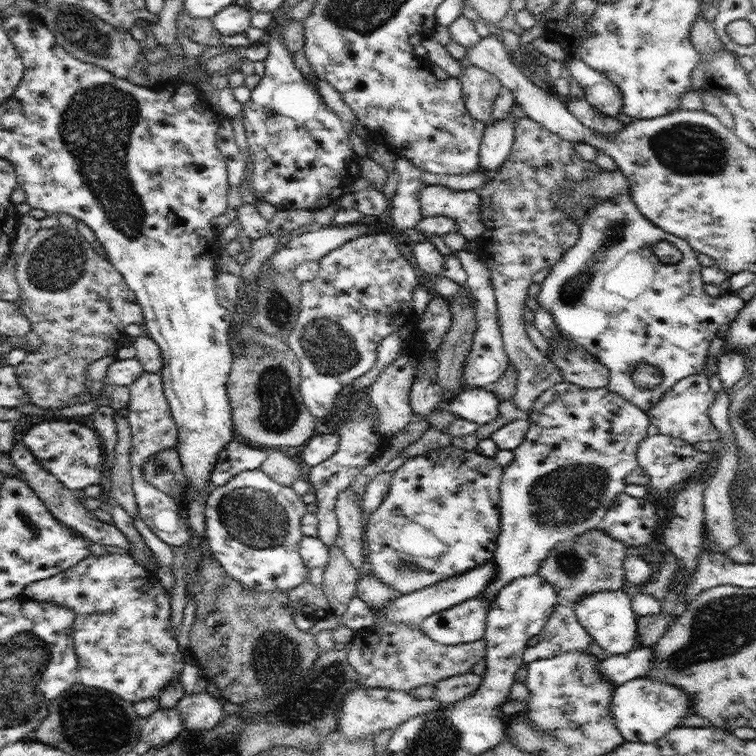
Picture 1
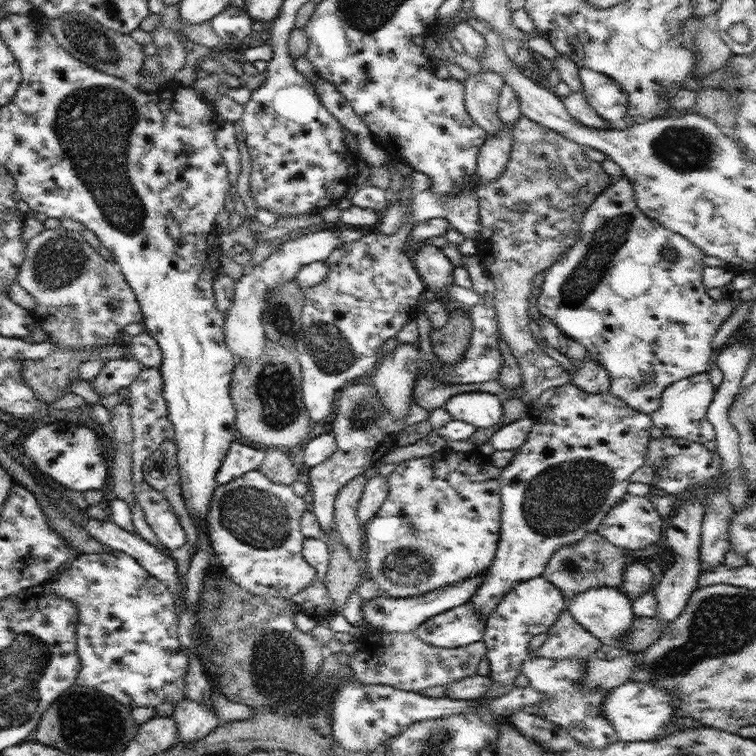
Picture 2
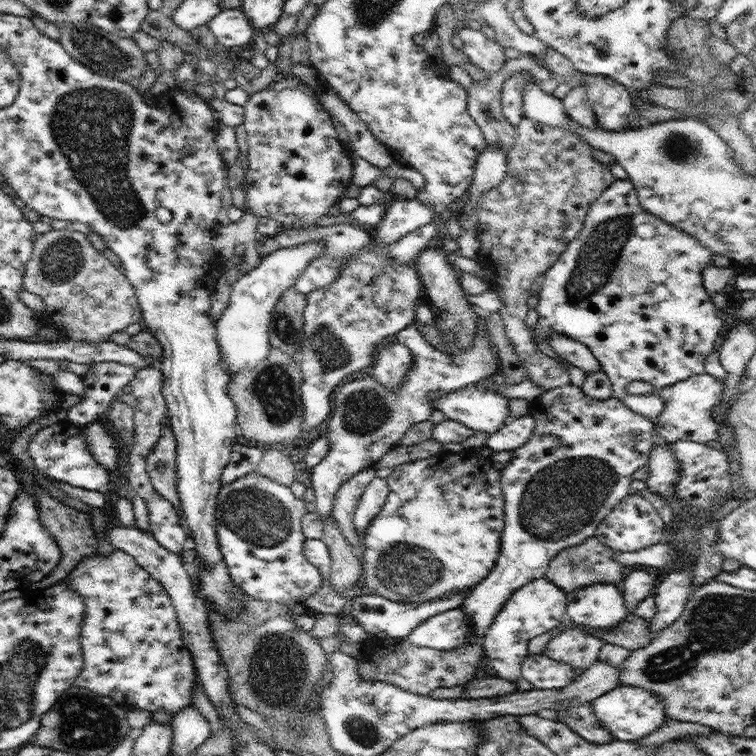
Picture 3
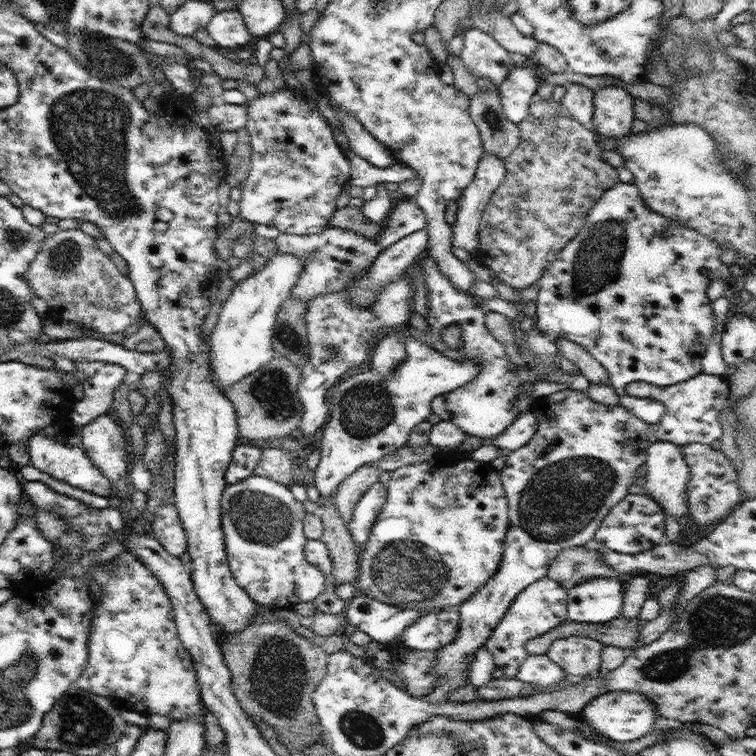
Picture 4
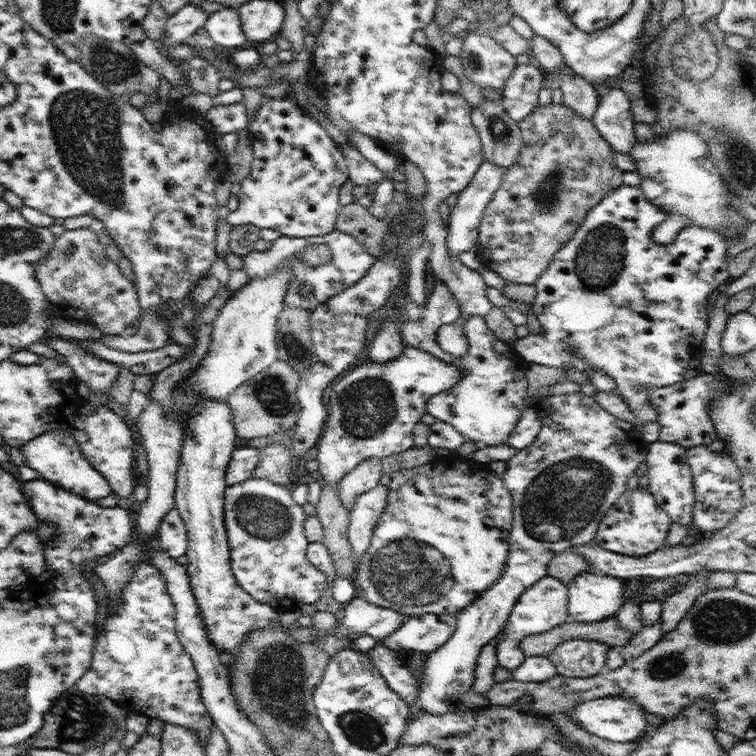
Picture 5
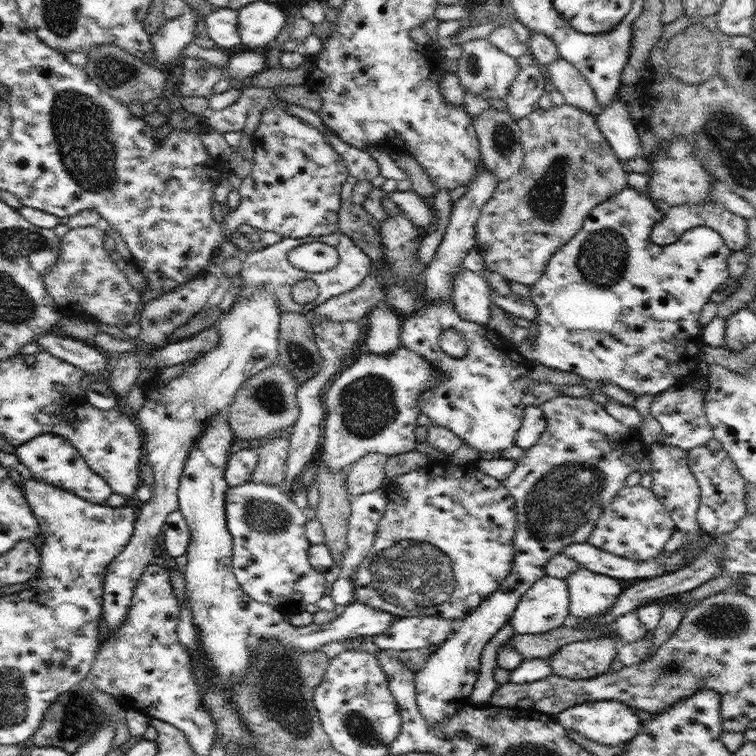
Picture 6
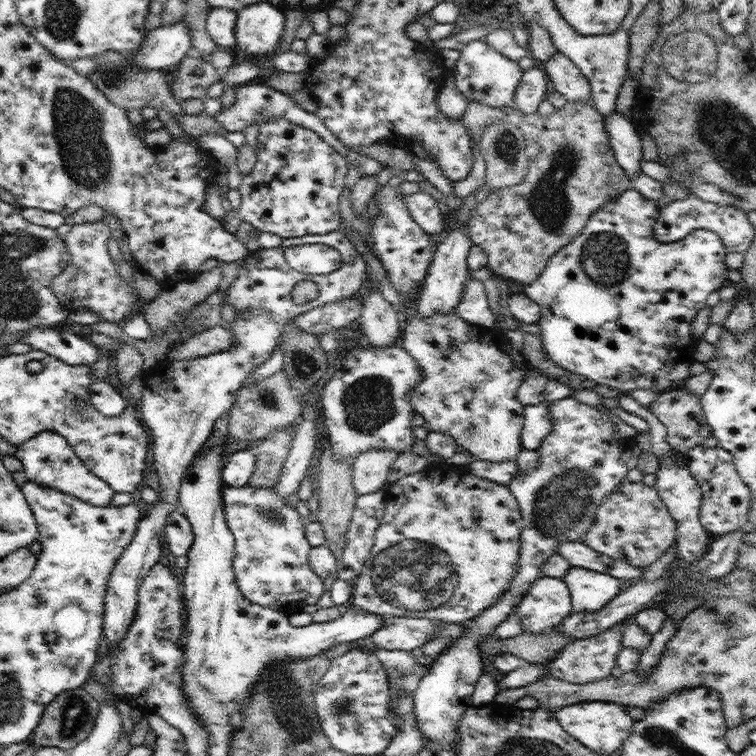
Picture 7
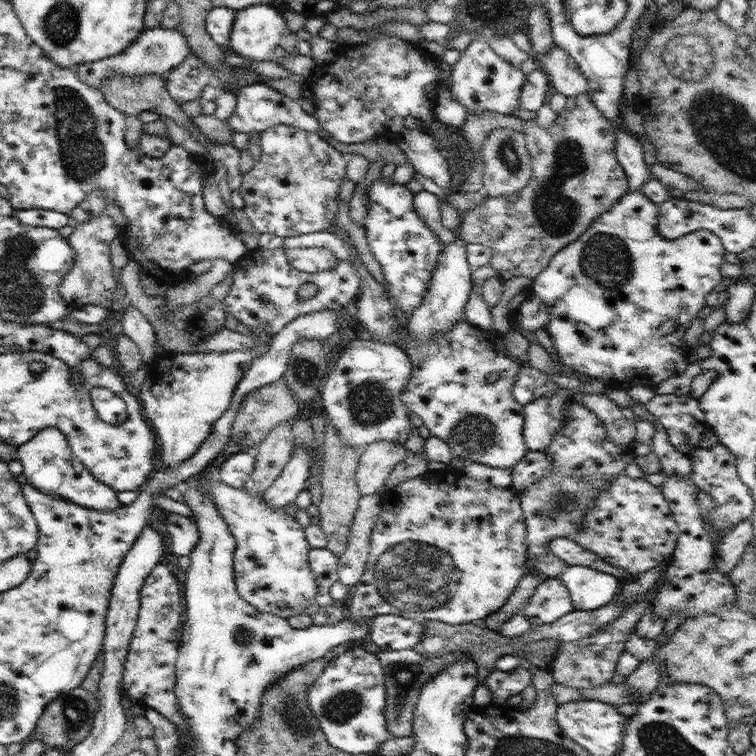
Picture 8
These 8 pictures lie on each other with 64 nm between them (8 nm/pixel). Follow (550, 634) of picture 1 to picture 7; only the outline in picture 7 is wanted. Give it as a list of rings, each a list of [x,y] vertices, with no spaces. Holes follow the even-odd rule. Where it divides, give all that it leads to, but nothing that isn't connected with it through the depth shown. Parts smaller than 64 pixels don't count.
[[[620,623],[616,627],[609,628],[606,632],[602,632],[597,636],[575,640],[566,644],[558,657],[549,661],[548,674],[552,677],[564,680],[568,683],[582,685],[594,681],[605,680],[611,676],[612,669],[617,666],[616,659],[622,645],[622,630]]]

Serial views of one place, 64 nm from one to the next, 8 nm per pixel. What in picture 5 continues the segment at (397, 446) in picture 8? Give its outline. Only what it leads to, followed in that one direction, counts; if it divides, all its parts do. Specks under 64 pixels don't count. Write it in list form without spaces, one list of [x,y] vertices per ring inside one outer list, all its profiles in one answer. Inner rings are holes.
[[[379,458],[363,460],[339,480],[337,493],[349,512],[358,496],[379,485],[378,481],[383,475],[382,463],[383,459]]]

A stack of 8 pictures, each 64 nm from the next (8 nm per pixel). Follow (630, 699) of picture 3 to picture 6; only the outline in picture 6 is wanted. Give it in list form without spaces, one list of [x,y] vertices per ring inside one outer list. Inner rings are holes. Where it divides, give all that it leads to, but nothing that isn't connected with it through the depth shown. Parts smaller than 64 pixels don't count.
[[[596,700],[594,702],[575,704],[570,708],[565,708],[555,717],[565,729],[575,730],[589,741],[609,747],[628,743],[636,736],[642,724],[638,715],[634,713],[632,706],[617,700]]]

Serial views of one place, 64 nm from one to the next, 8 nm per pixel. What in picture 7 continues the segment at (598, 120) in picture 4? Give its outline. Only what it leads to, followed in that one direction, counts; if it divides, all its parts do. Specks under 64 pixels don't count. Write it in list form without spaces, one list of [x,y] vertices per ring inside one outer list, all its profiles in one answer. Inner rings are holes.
[[[614,111],[605,117],[604,129],[608,134],[614,157],[629,179],[642,174],[640,171],[640,161],[643,160],[642,142],[631,119]]]

